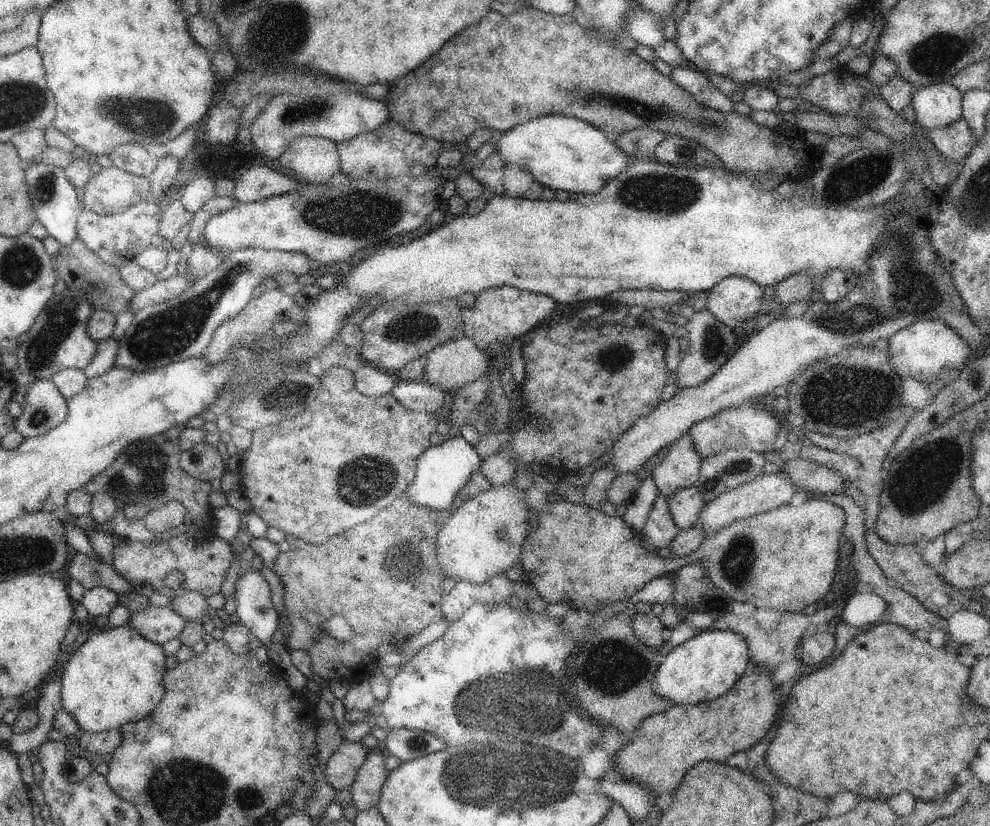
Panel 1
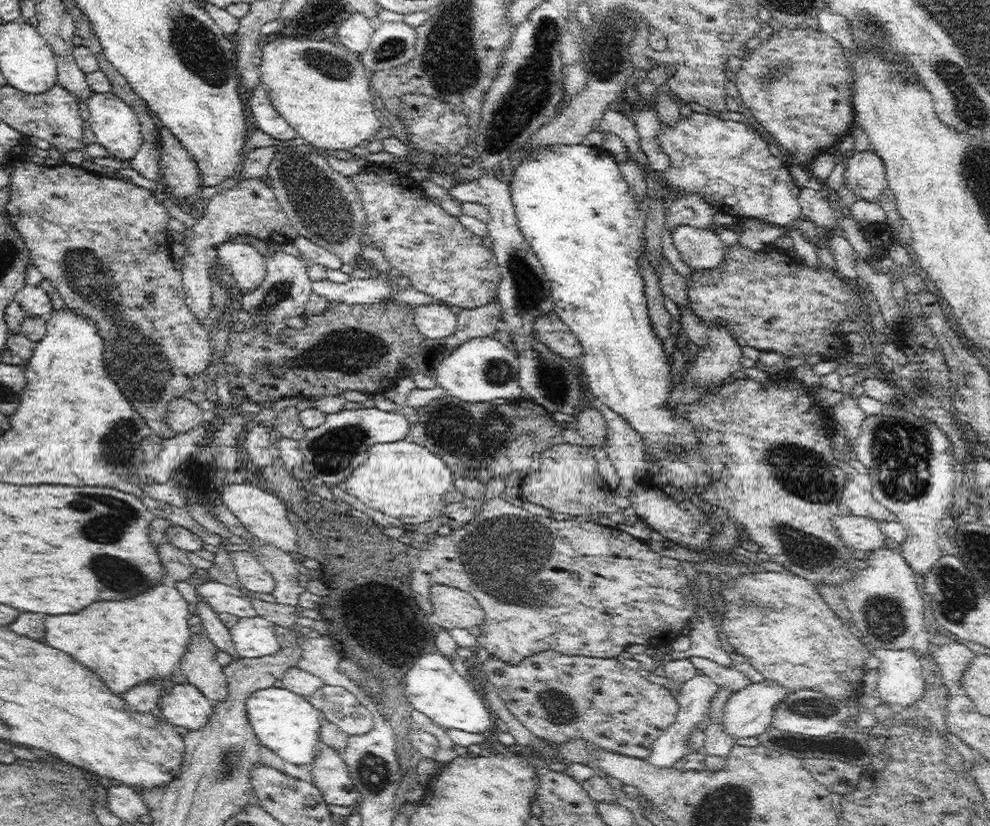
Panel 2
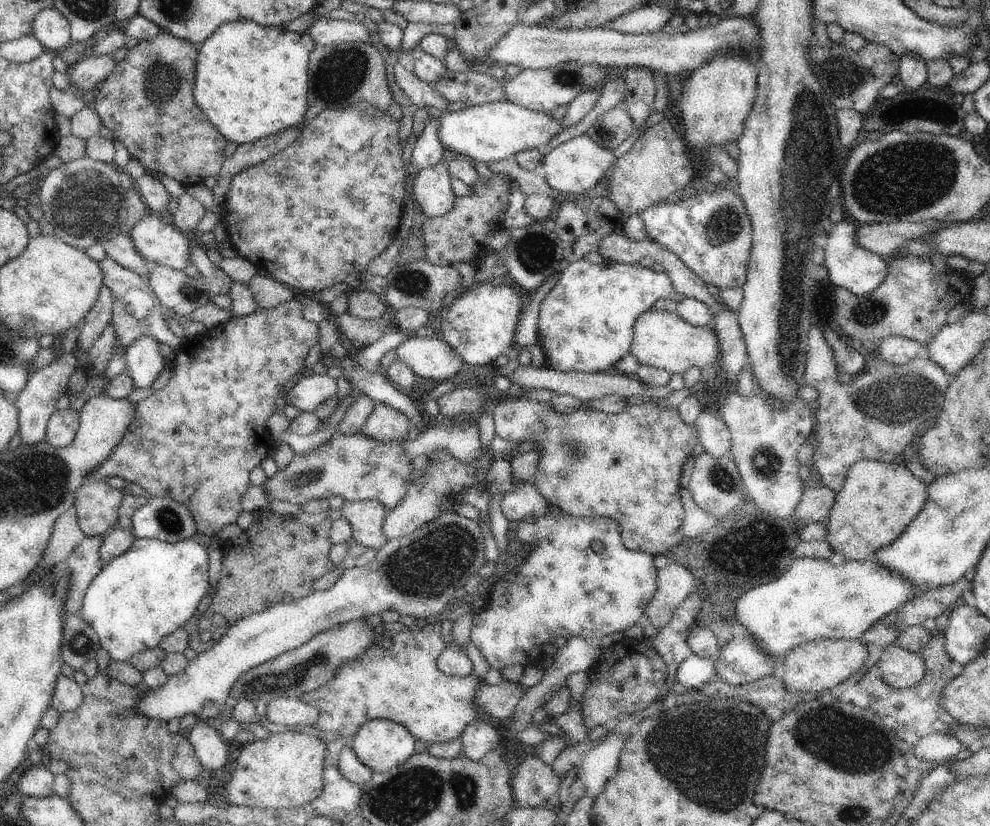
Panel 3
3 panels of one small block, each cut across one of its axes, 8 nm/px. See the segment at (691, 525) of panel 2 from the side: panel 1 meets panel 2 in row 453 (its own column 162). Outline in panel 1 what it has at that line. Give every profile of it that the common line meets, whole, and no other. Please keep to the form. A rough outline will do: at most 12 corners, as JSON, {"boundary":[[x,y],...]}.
{"boundary":[[90,630],[63,707],[81,732],[144,720],[165,695],[162,645]]}

